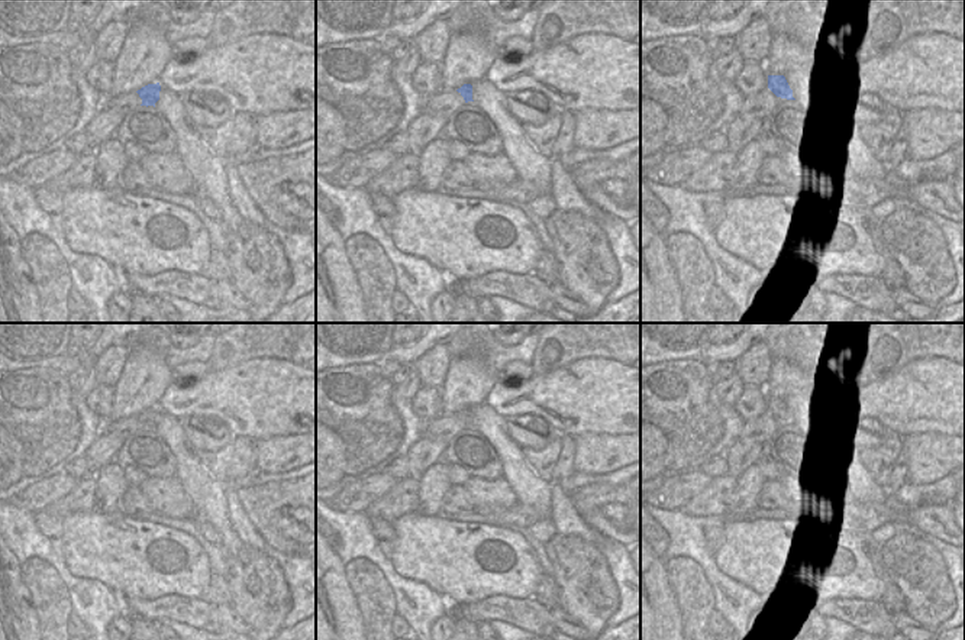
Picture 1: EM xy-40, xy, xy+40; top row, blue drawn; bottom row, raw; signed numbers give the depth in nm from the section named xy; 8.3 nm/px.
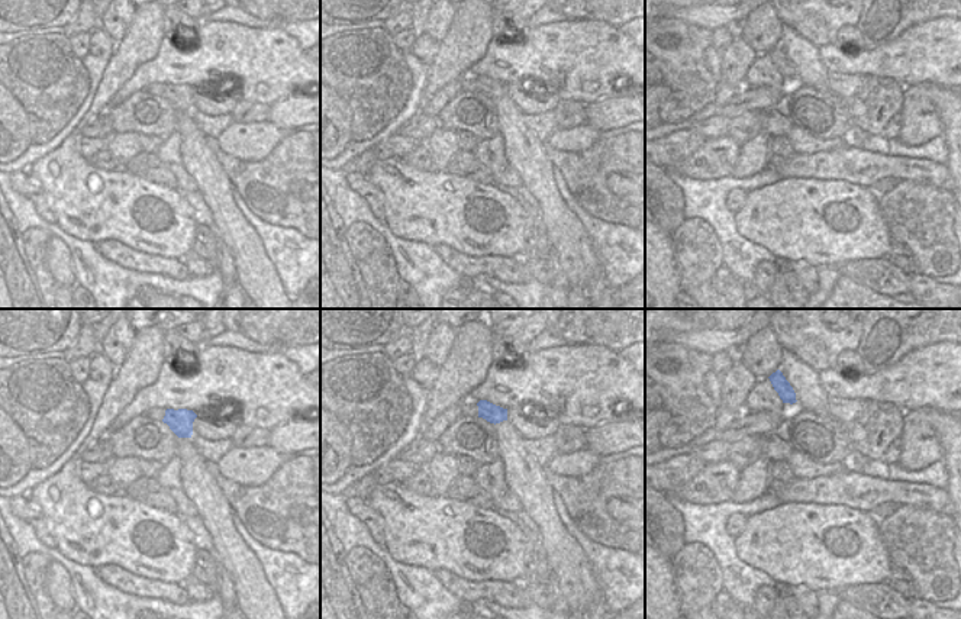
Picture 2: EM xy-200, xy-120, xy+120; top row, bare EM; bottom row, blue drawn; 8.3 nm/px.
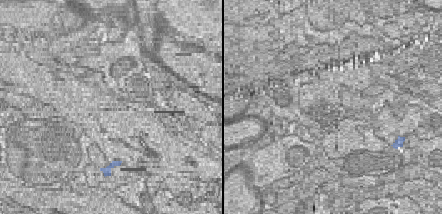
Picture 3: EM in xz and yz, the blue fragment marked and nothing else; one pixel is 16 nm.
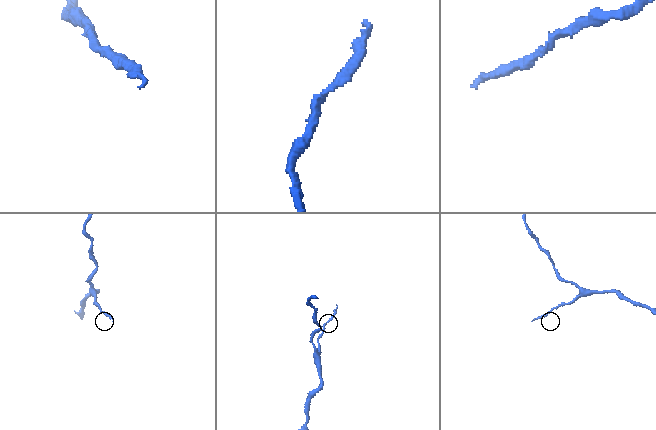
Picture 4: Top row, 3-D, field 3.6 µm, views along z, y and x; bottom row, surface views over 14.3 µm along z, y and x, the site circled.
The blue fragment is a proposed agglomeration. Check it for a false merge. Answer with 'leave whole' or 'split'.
leave whole

